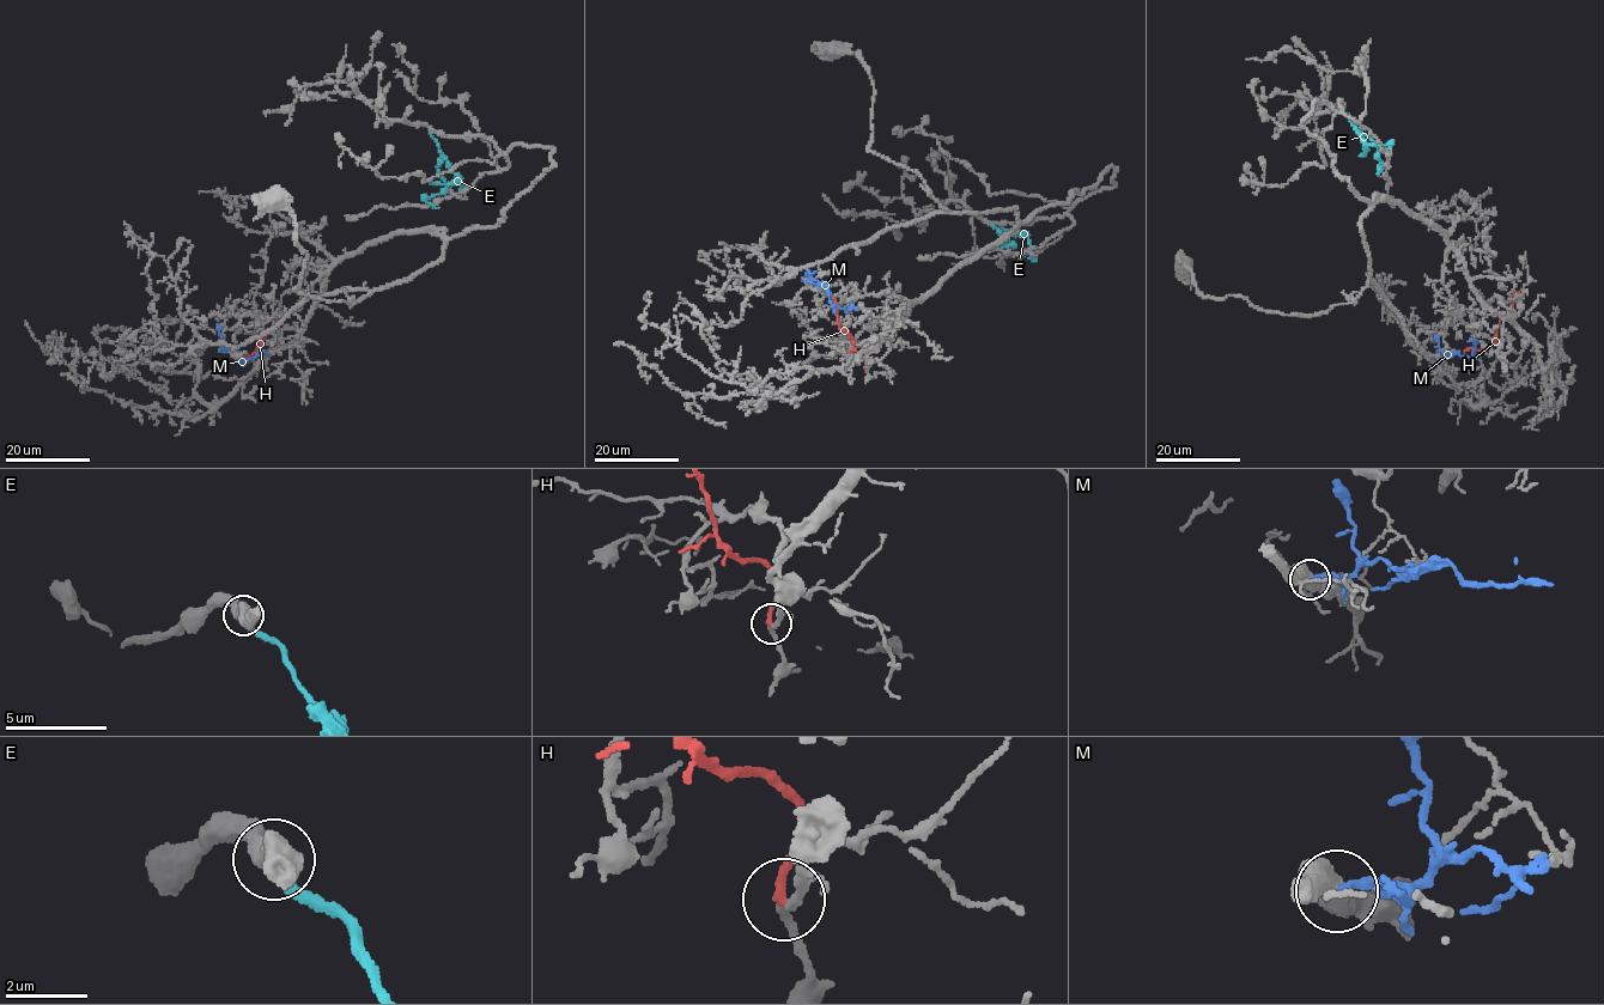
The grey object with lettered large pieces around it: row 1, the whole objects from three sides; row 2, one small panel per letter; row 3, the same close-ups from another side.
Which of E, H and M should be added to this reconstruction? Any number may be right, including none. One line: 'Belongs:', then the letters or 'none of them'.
Belongs: none of them

